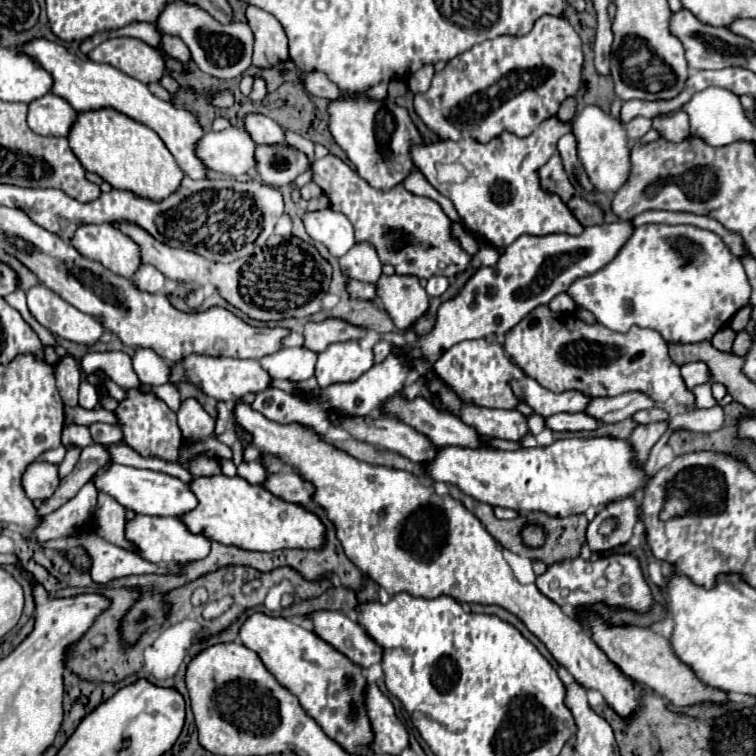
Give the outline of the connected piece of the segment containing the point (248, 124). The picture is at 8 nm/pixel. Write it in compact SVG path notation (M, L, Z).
M247 114L243 120L243 128L251 134L255 144L285 144L283 128L263 114Z

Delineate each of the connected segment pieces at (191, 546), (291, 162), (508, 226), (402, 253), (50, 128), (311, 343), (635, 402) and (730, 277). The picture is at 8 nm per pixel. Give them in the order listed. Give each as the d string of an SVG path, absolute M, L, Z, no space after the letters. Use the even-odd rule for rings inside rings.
M135 514L125 522L125 540L135 548L135 552L153 564L183 564L187 560L201 560L209 554L209 540L201 534L191 534L179 518L159 518Z
M255 146L255 168L267 186L287 186L309 166L309 158L293 146Z
M549 118L549 120L541 122L539 128L527 138L519 138L511 132L503 132L499 138L493 138L489 144L479 144L473 138L467 138L467 140L461 140L461 142L439 140L439 142L433 142L433 144L413 146L411 156L413 156L415 166L429 180L429 184L455 204L455 208L457 208L459 216L463 218L463 222L467 224L467 228L473 230L475 234L479 234L483 238L483 244L491 242L495 246L509 246L511 242L515 242L515 238L519 238L523 234L529 234L529 236L571 234L571 236L575 236L575 234L581 234L585 228L567 210L567 206L561 202L559 196L547 194L547 192L541 190L539 176L537 176L537 170L557 150L557 140L567 132L571 132L571 124L563 124L557 118ZM437 164L459 164L461 168L467 170L467 180L463 180L459 184L441 184L437 180Z
M327 154L325 158L315 160L311 164L311 172L313 172L313 182L317 182L323 190L323 194L329 198L329 208L345 214L351 220L351 224L355 228L357 244L361 244L361 242L373 244L383 266L391 264L395 268L395 272L401 276L415 276L415 278L425 278L425 280L429 280L431 276L445 276L445 278L453 280L457 274L461 274L469 268L471 256L459 246L457 238L453 238L451 220L447 218L447 214L441 210L441 206L435 200L413 196L401 184L387 192L371 188L357 174L357 170L353 170L349 164L345 164L341 158L337 158L333 154Z
M45 94L35 102L29 102L27 124L33 132L43 136L67 136L77 112L55 94Z
M323 320L323 322L307 322L303 336L303 348L311 350L311 352L323 352L329 344L335 342L347 342L347 340L359 340L365 334L363 328L359 326L351 326L343 320Z
M627 392L615 398L593 398L583 412L591 414L591 418L599 418L599 424L617 424L639 410L649 410L651 406L653 402L645 394Z
M643 224L635 228L633 236L619 250L619 254L601 270L591 276L575 280L567 294L577 308L589 310L599 324L615 332L627 332L631 326L651 328L663 336L665 342L695 344L711 340L711 336L729 324L729 318L749 304L751 286L745 268L737 256L729 252L723 240L709 230L697 226L667 226L667 224Z

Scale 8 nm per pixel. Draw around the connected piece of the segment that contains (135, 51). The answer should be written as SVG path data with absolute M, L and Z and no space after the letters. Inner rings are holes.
M107 38L89 54L93 62L105 62L137 78L143 84L161 82L165 72L165 60L159 50L151 48L139 38Z

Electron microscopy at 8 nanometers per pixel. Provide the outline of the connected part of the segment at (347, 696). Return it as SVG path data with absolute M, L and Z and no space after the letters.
M255 612L243 622L239 640L257 652L267 670L275 674L277 682L299 698L303 710L323 728L329 738L351 754L365 754L369 750L373 732L365 712L365 676L359 666L355 666L347 656L339 654L311 630L263 612Z

